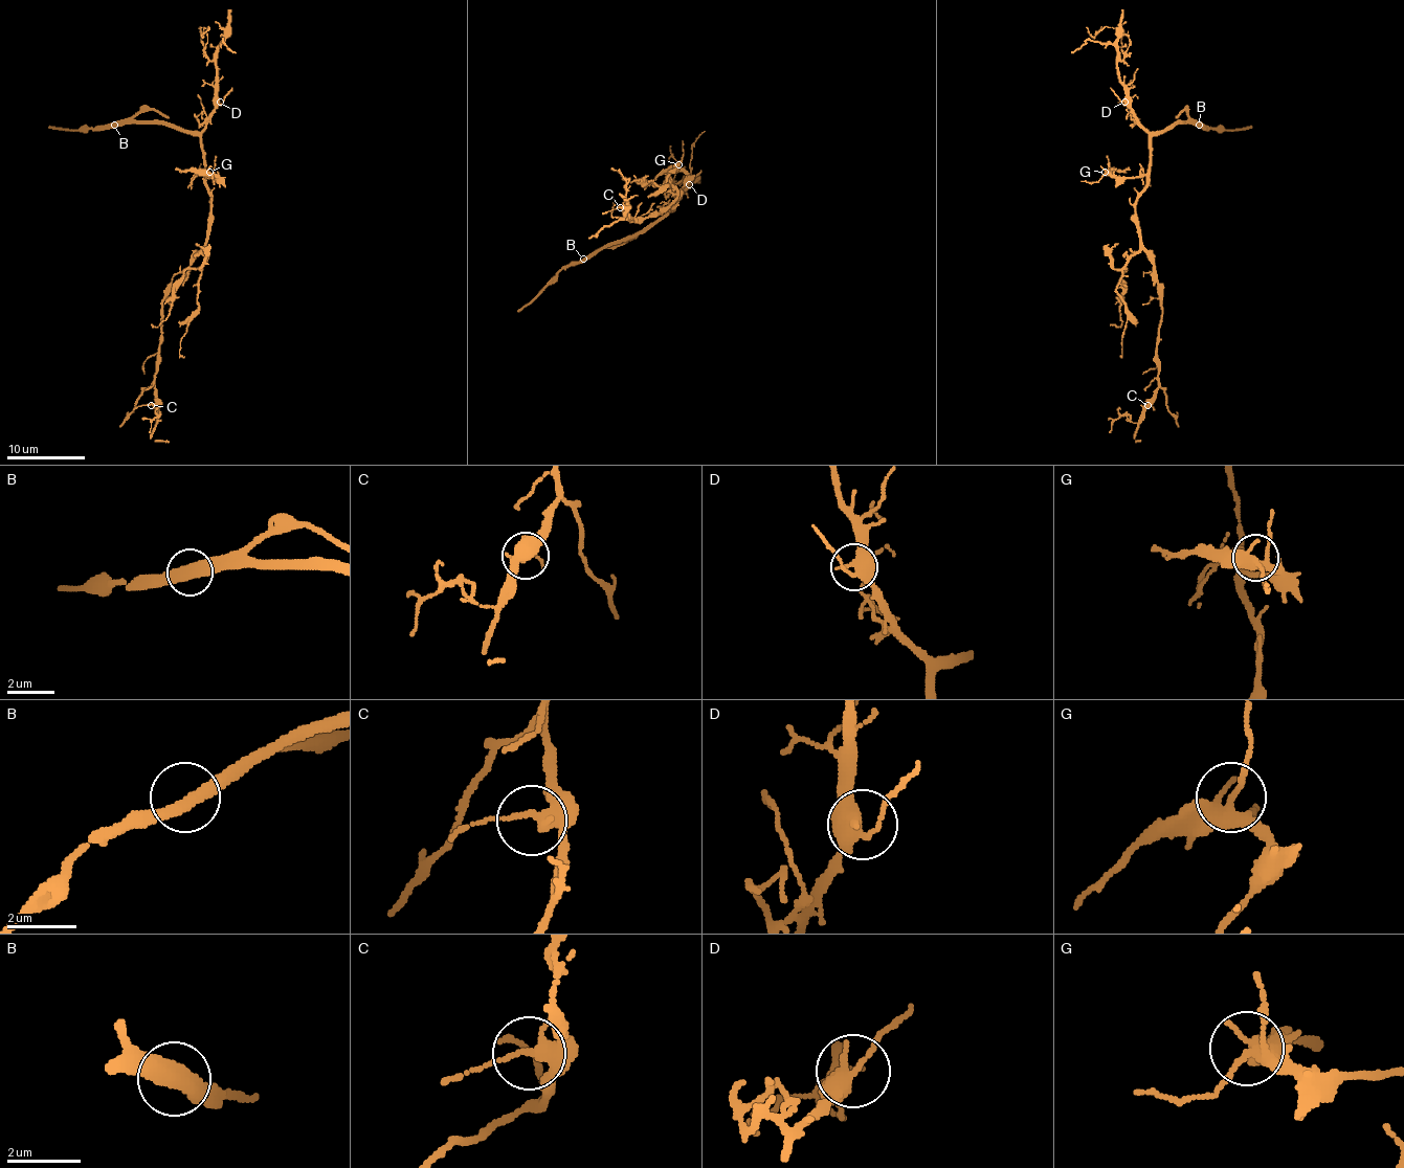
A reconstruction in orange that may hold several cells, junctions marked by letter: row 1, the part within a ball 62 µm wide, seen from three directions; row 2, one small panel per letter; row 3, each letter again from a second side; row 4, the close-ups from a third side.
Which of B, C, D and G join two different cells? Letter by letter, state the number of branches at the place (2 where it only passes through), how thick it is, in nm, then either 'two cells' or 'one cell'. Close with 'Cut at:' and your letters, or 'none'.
B: 2 | 440 nm | two cells
C: 3 | 320 nm | one cell
D: 3 | 420 nm | one cell
G: 5 | 320 nm | one cell
Cut at: B

